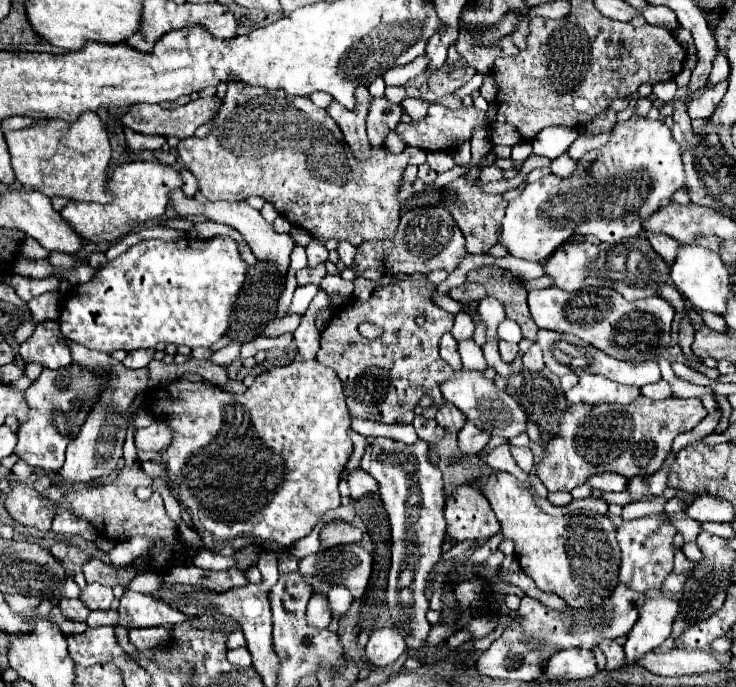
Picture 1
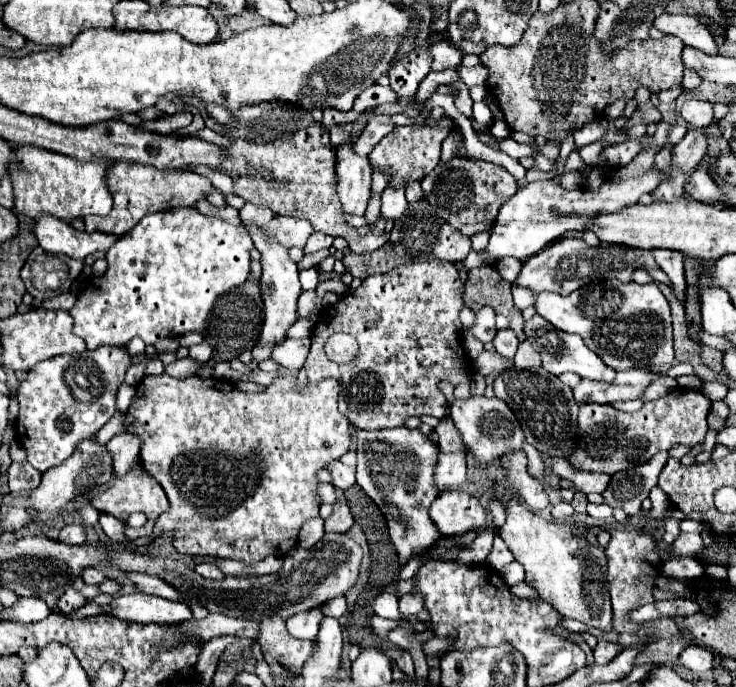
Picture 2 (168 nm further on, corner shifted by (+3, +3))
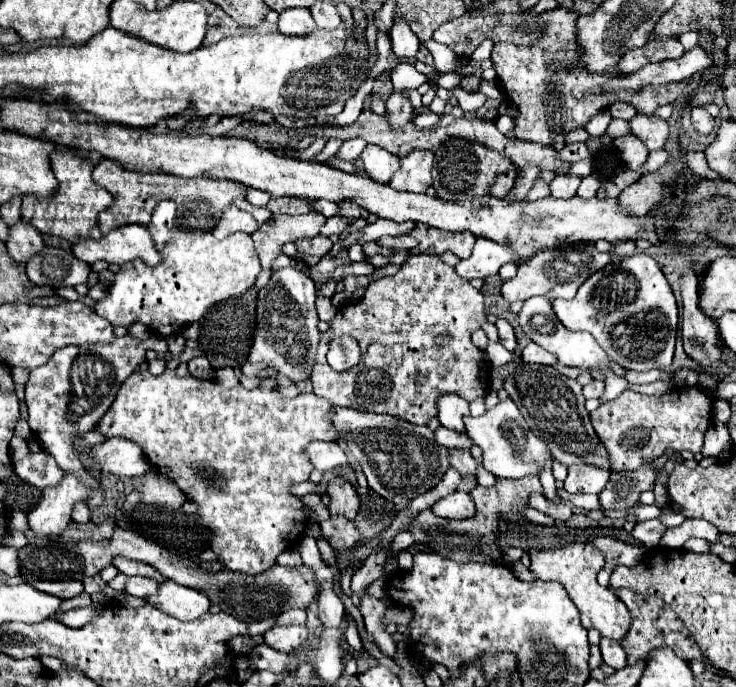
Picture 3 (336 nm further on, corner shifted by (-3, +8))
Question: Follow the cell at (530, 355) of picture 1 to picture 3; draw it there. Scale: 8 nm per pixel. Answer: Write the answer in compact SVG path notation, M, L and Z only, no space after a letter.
M528 342L528 346L522 350L522 360L524 362L538 362L538 364L556 364L556 356L546 352L534 342Z

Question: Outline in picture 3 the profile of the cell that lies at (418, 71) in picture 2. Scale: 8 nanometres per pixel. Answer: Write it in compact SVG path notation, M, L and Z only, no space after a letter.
M394 90L388 96L388 100L386 100L386 114L390 116L390 124L394 128L404 126L414 116L414 108L412 108L408 96L402 90Z

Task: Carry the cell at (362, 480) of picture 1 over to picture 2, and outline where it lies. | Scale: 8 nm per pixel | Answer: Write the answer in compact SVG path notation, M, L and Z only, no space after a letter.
M330 461L330 465L326 465L326 469L332 475L332 485L338 487L338 489L348 489L348 487L352 487L356 483L354 467L346 467L340 461Z

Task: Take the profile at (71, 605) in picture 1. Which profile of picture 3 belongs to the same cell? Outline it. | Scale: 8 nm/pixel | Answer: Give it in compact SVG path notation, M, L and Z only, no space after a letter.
M62 580L62 582L40 582L40 590L52 596L58 596L60 600L68 600L78 596L84 588L78 580Z

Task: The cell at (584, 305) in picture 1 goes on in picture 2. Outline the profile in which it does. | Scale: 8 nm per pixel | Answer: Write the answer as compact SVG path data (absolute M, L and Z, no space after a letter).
M608 277L606 285L590 283L568 297L540 293L534 305L536 313L556 329L580 335L586 347L614 371L656 369L668 367L674 361L670 307L656 283L638 285L634 281L622 283L616 277Z

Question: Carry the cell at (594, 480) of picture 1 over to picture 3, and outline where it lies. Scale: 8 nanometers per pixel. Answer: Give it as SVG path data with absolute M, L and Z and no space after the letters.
M574 464L568 468L568 478L564 480L564 490L570 494L588 492L598 494L610 480L610 470L592 468L590 464Z

